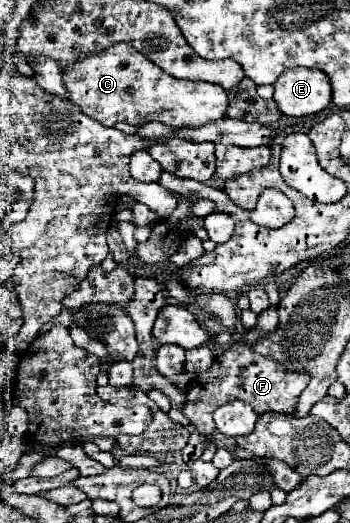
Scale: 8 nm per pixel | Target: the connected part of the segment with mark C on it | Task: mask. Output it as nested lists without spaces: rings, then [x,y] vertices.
[[[122,42],[100,54],[80,54],[80,62],[72,66],[72,70],[62,70],[62,74],[70,100],[78,104],[84,114],[104,126],[114,126],[118,122],[128,122],[134,126],[162,122],[174,128],[198,128],[206,122],[224,118],[228,108],[224,88],[210,82],[188,82],[164,74],[152,60]]]

